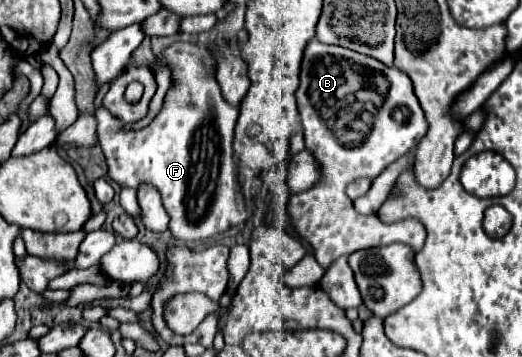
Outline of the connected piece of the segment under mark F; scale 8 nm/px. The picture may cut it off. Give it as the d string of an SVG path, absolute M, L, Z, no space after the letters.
M174 43L160 55L156 61L150 63L152 69L158 65L170 65L172 67L172 81L176 81L174 87L168 89L164 97L164 107L156 115L156 119L142 131L122 131L124 123L116 117L112 117L104 107L96 111L98 121L98 139L106 155L108 163L108 175L122 187L130 187L138 191L140 185L152 185L160 197L162 203L170 215L168 229L172 231L172 237L178 241L202 241L214 235L220 235L228 231L230 227L244 223L250 213L242 213L240 209L240 197L236 191L236 163L232 159L232 139L234 139L234 125L238 119L236 107L228 107L224 103L224 97L220 95L220 87L216 79L208 79L202 59L208 51L204 47L198 47L194 43Z

